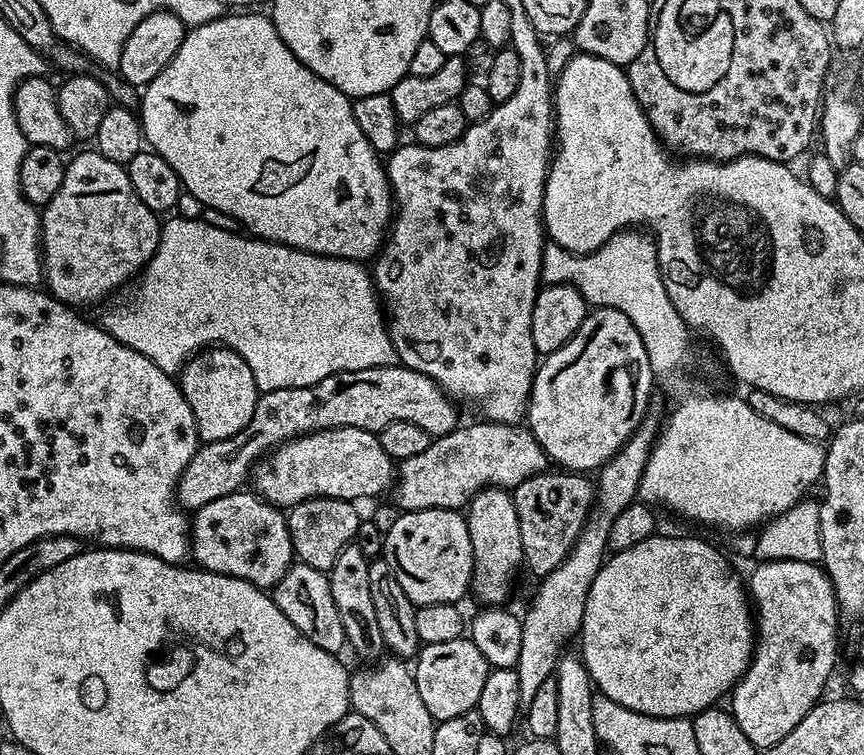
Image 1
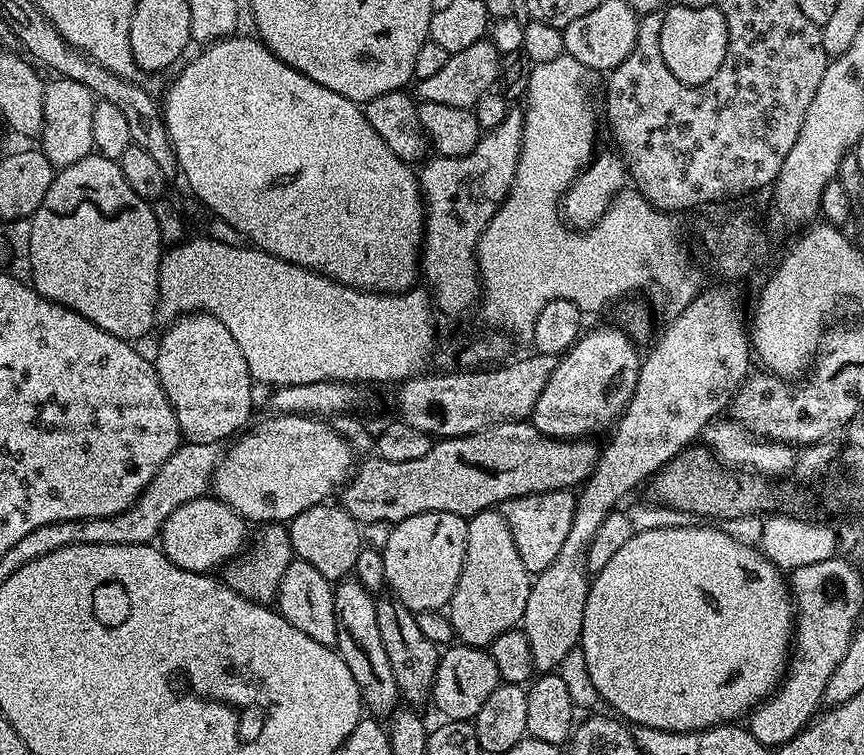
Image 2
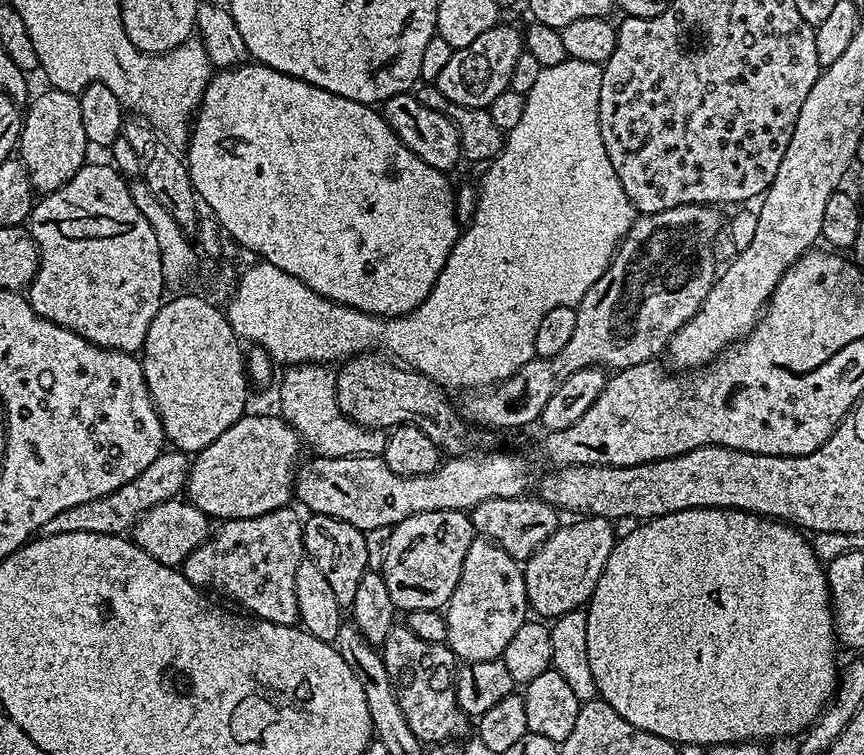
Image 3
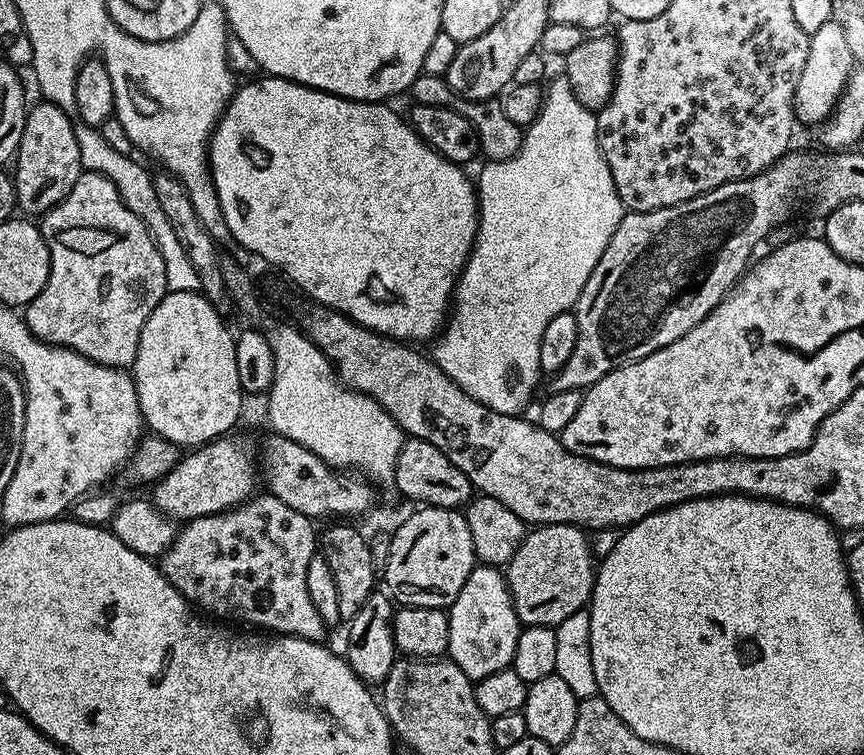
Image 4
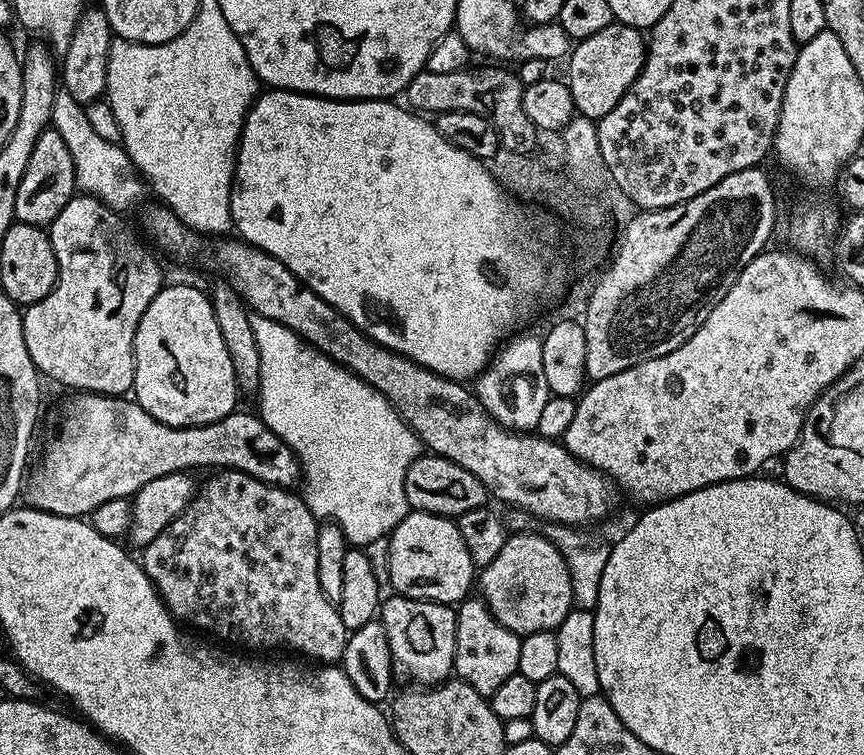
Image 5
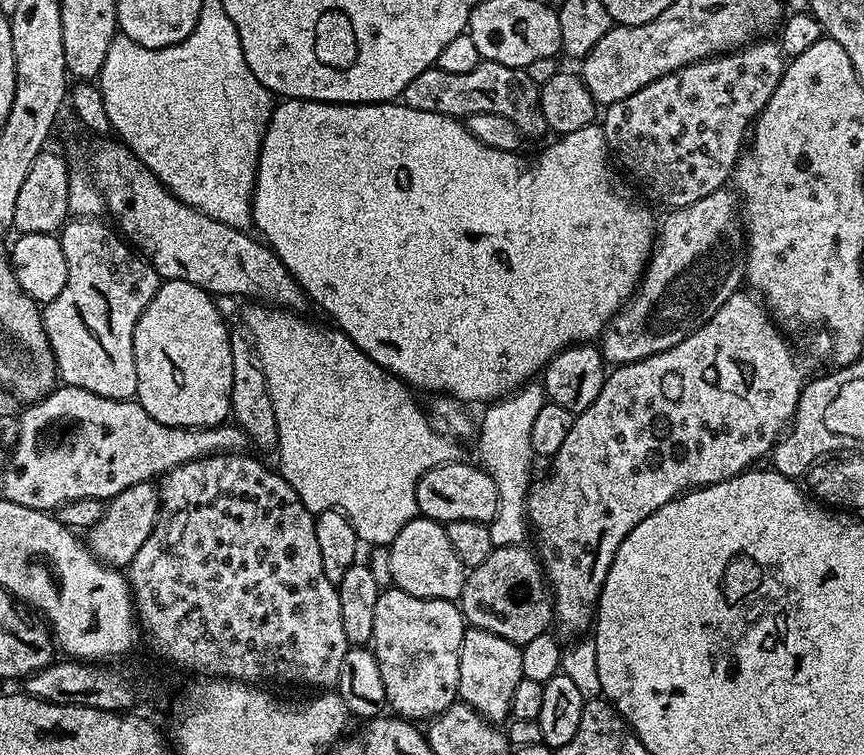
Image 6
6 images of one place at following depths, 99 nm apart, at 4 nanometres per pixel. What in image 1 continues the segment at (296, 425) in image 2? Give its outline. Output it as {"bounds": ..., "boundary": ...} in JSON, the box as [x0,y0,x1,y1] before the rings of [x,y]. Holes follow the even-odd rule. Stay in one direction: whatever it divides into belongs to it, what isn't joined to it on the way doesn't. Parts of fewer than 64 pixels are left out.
{"bounds":[255,426,394,510],"boundary":[[[358,426],[327,428],[278,445],[256,465],[255,480],[255,491],[281,510],[319,496],[361,502],[393,487],[394,462],[382,450],[377,433]]]}

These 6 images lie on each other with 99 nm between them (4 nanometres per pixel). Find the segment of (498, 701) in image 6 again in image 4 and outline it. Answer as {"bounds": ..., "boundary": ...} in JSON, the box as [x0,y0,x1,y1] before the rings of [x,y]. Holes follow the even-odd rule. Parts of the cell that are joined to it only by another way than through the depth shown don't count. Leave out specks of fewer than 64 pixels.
{"bounds":[447,566,522,682],"boundary":[[[477,566],[472,569],[470,578],[462,586],[458,598],[447,609],[448,650],[447,659],[454,661],[458,670],[473,682],[490,678],[498,670],[510,668],[514,658],[514,646],[522,625],[514,610],[512,595],[508,593],[505,573],[496,566]]]}

